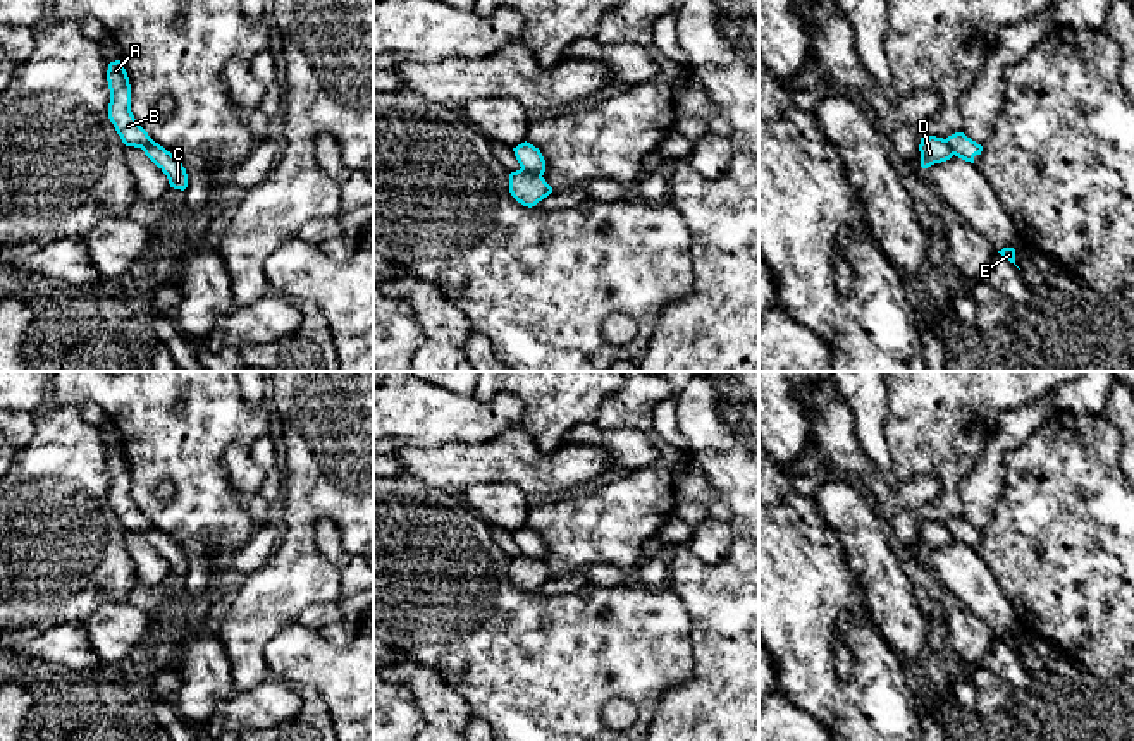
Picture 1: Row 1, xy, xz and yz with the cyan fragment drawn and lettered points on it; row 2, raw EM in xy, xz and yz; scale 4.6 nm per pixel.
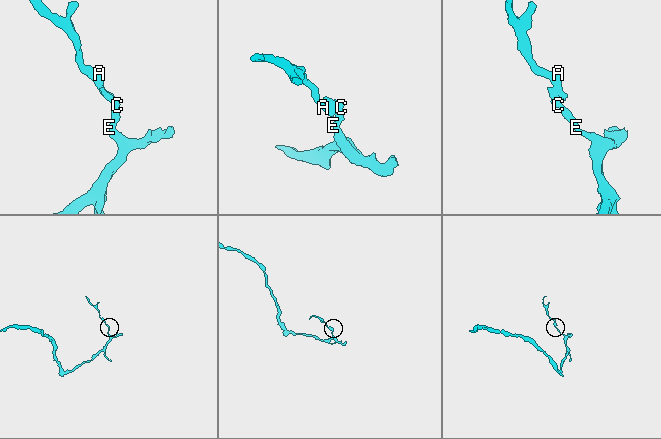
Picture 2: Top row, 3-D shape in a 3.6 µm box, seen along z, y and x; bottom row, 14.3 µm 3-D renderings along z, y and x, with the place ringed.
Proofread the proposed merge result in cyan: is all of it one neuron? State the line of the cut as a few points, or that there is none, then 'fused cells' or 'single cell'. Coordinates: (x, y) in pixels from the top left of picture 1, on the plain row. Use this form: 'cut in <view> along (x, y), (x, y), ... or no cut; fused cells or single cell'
cut in xz along (522, 552), (541, 561); fused cells

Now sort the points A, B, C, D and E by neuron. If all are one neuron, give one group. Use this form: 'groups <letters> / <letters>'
groups A B / C D E

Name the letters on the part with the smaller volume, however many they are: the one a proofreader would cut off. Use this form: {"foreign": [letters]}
{"foreign": ["A", "B"]}

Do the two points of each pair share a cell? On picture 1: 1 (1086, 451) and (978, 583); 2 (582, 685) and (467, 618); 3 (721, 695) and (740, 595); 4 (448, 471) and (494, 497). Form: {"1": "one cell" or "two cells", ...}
{"1": "two cells", "2": "one cell", "3": "one cell", "4": "two cells"}

